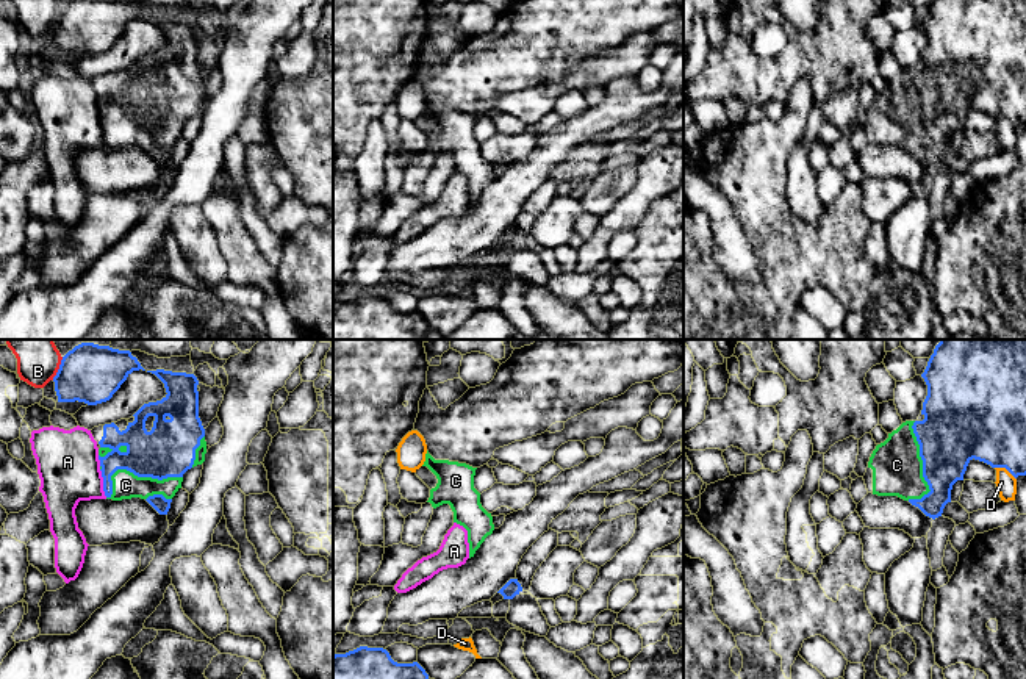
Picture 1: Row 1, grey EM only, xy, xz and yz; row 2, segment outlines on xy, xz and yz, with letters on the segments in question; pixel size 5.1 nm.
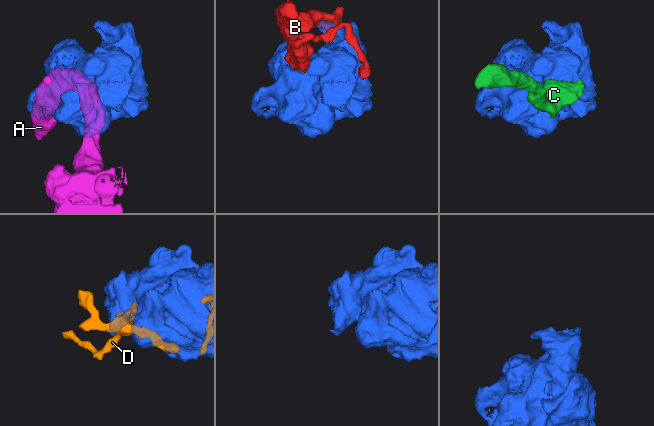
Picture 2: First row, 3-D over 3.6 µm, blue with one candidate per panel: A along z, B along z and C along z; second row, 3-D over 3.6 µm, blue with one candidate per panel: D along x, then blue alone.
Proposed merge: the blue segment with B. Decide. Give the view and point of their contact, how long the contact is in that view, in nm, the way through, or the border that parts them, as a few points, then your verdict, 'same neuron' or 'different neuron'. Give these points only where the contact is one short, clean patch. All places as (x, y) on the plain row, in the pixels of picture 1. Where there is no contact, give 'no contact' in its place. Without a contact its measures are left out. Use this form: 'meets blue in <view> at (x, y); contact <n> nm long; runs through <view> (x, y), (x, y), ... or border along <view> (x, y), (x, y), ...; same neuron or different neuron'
meets blue in xy at (60, 17); contact 130 nm long; border along xy (63, 7), (52, 28); different neuron

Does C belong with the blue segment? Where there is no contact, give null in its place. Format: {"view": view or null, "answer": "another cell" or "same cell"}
{"view": "xy", "answer": "same cell"}

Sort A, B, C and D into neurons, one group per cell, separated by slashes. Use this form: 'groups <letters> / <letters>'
groups A / B / C / D

